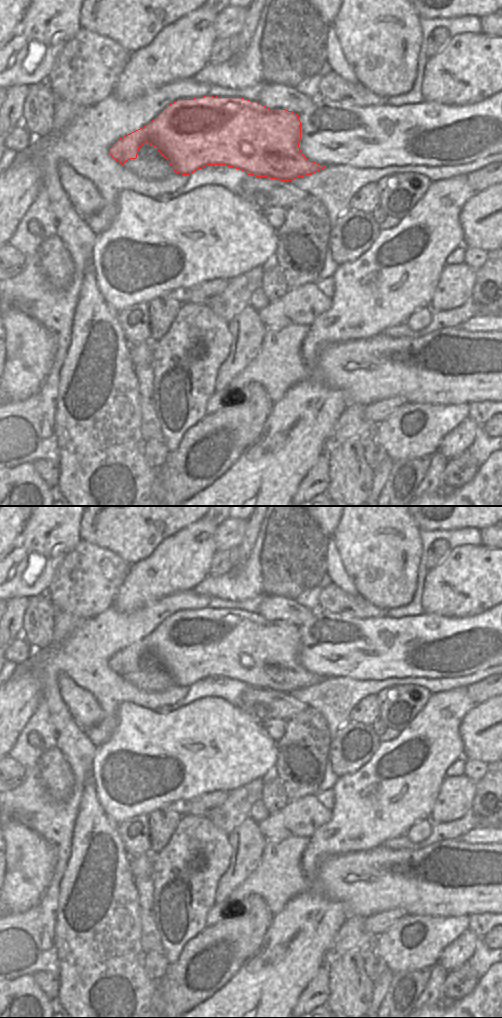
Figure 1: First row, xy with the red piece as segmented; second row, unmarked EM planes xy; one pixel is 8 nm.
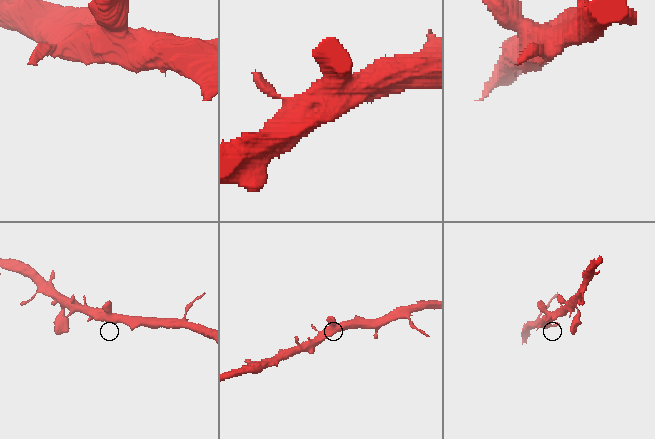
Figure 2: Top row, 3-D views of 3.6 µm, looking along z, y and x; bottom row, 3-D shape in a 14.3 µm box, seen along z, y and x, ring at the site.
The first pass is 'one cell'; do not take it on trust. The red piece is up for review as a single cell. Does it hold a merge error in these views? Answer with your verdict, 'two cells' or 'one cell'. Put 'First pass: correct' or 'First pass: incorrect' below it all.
one cell
First pass: correct

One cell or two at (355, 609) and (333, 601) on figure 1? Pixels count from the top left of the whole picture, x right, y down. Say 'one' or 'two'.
one

